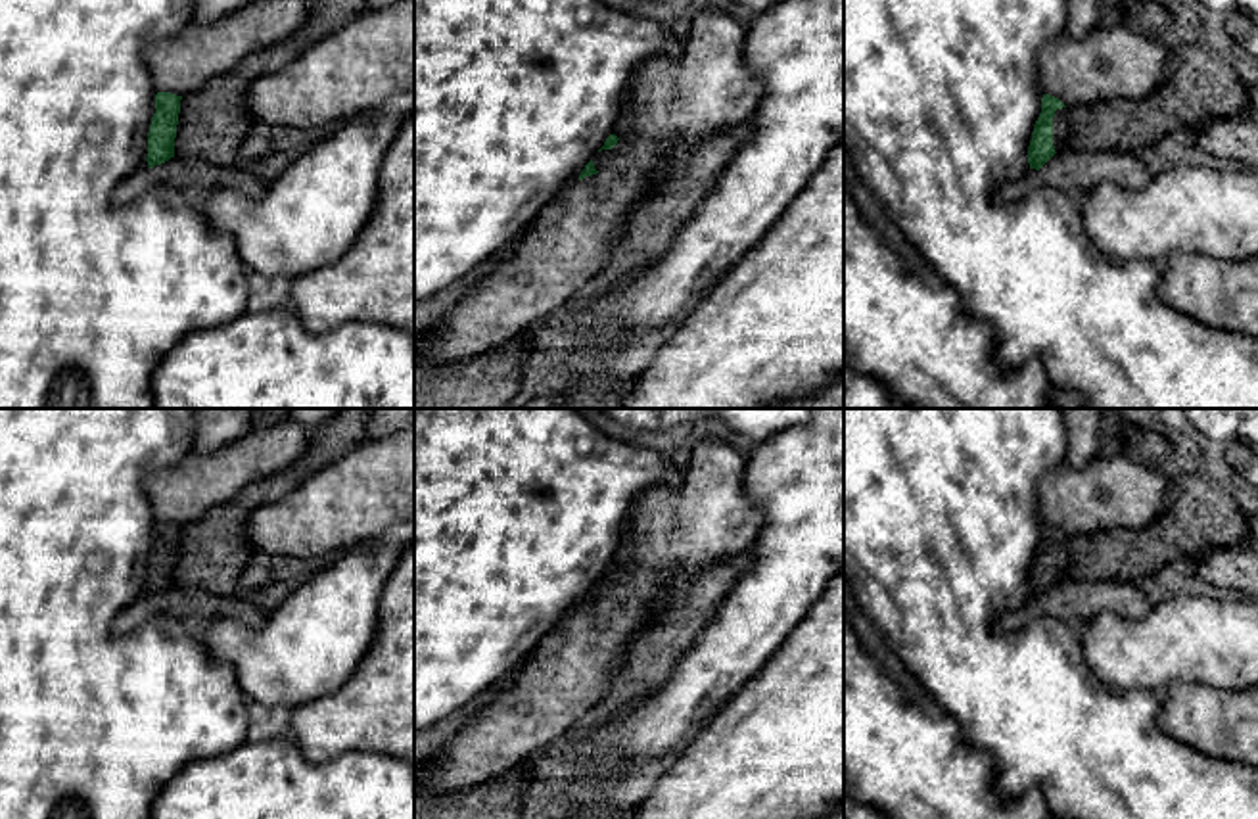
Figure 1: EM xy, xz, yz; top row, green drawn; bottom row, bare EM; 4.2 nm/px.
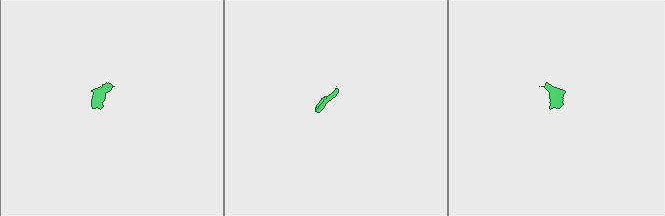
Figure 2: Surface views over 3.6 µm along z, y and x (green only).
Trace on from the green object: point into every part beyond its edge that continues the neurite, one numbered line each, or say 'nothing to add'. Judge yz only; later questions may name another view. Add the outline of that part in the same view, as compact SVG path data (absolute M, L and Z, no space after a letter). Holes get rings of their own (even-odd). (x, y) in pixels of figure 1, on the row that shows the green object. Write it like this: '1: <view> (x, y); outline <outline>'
1: yz (1061, 121); outline M1068 105L1055 111L1053 117L1053 146L1055 152L1062 150L1070 138L1072 125L1068 115Z

